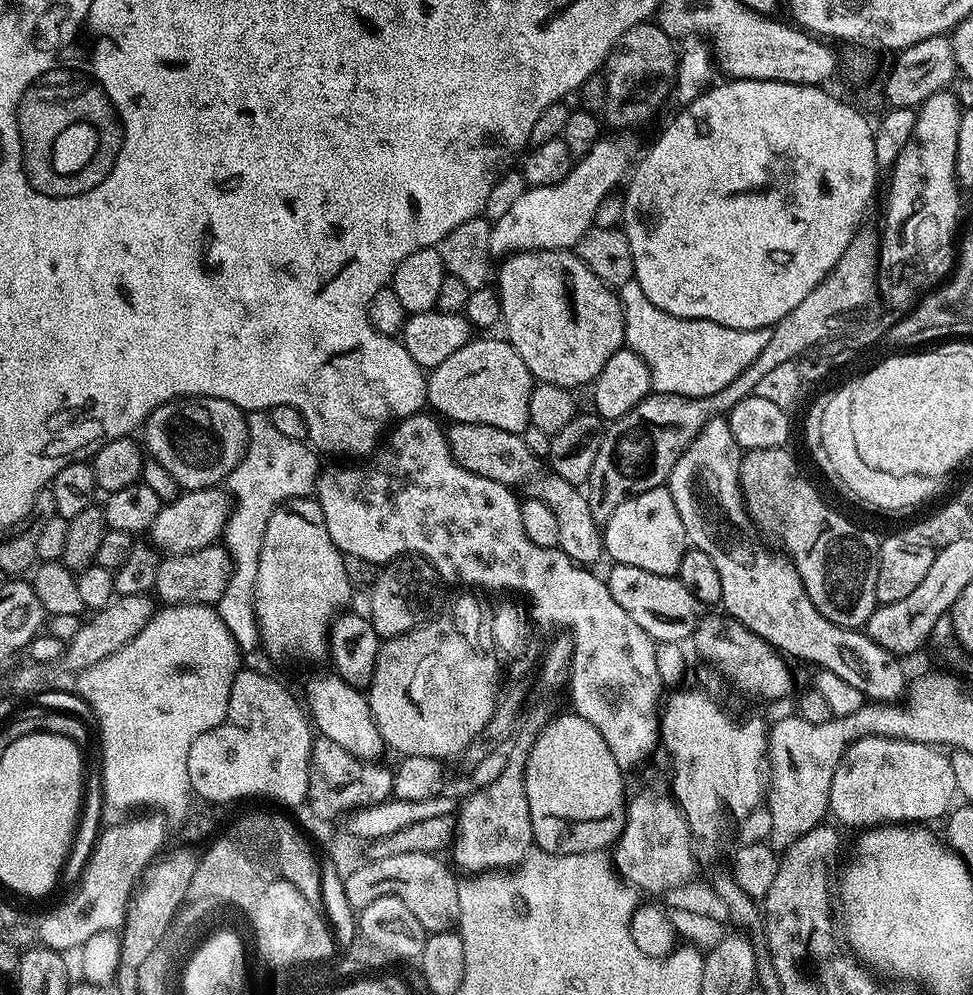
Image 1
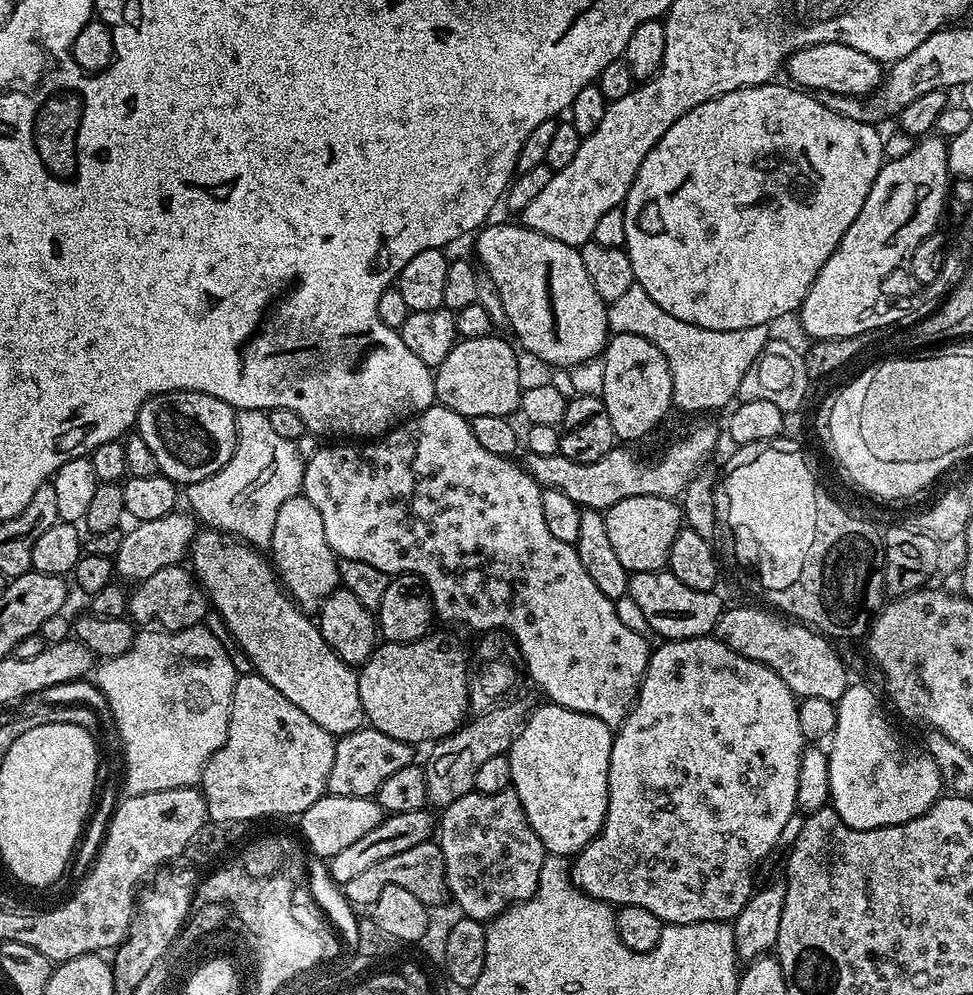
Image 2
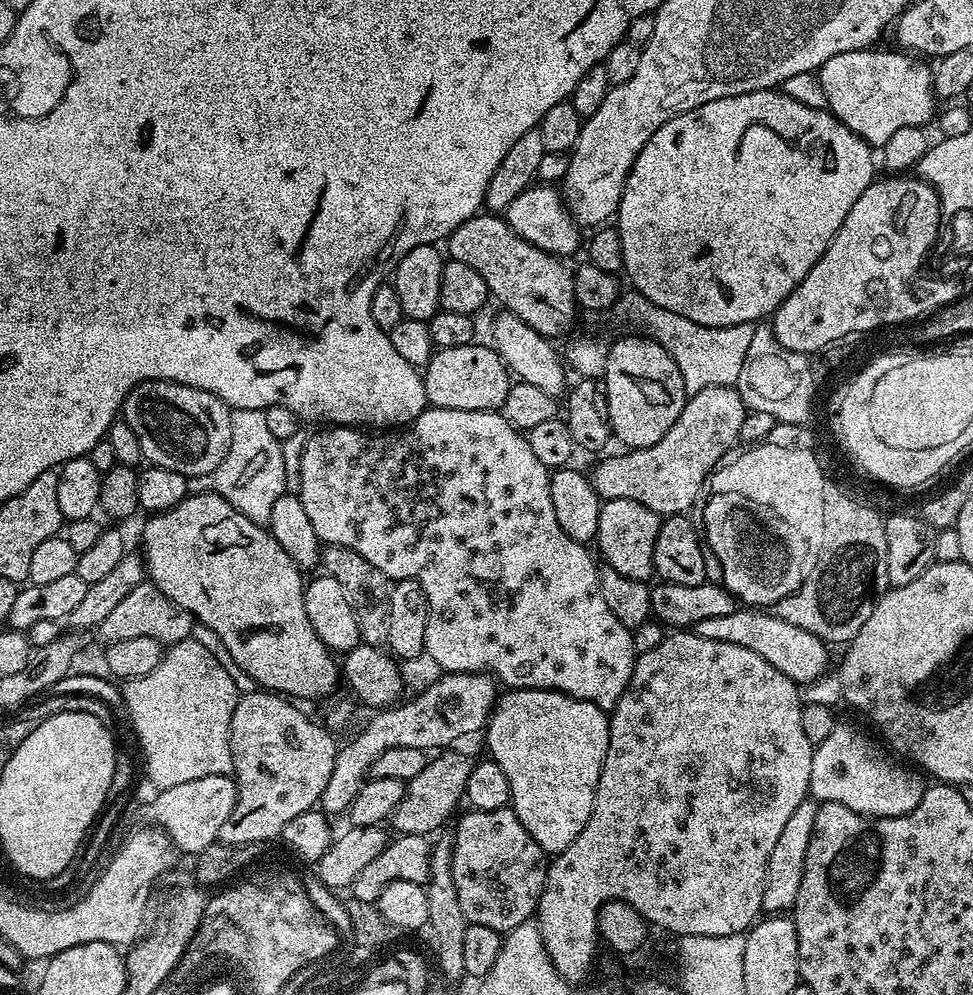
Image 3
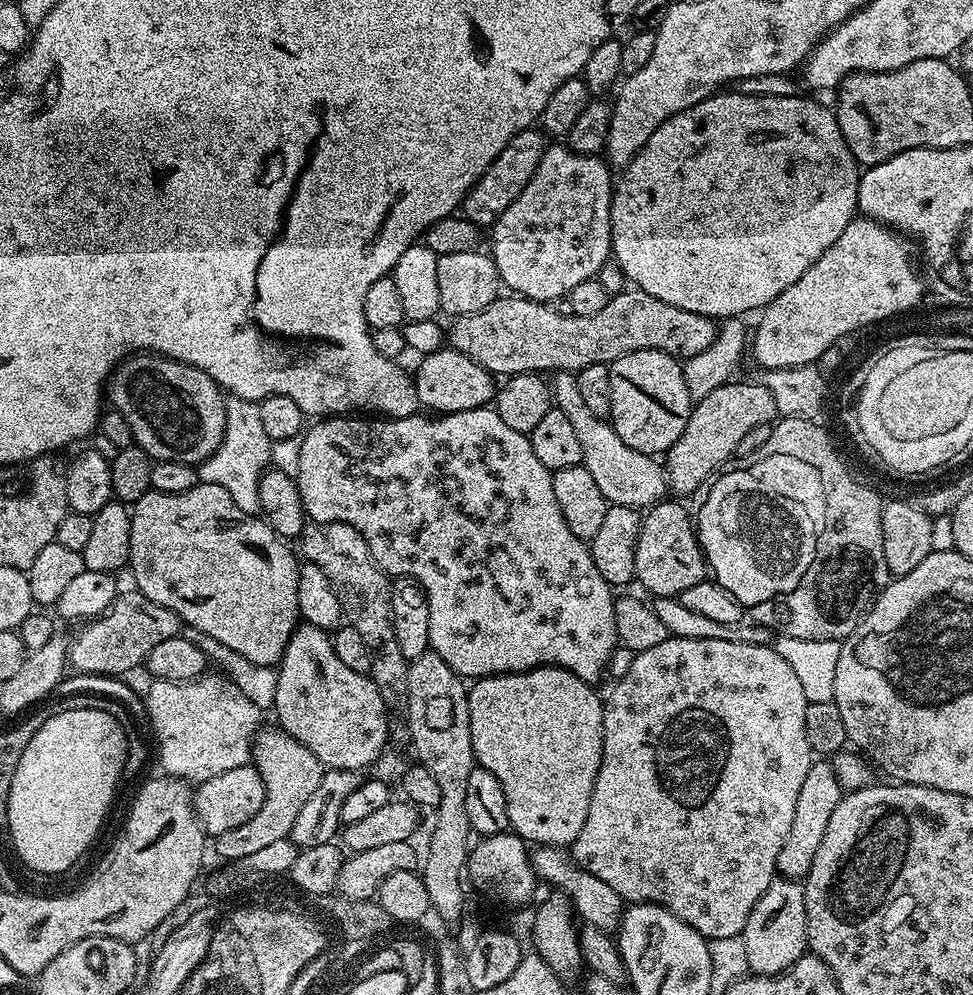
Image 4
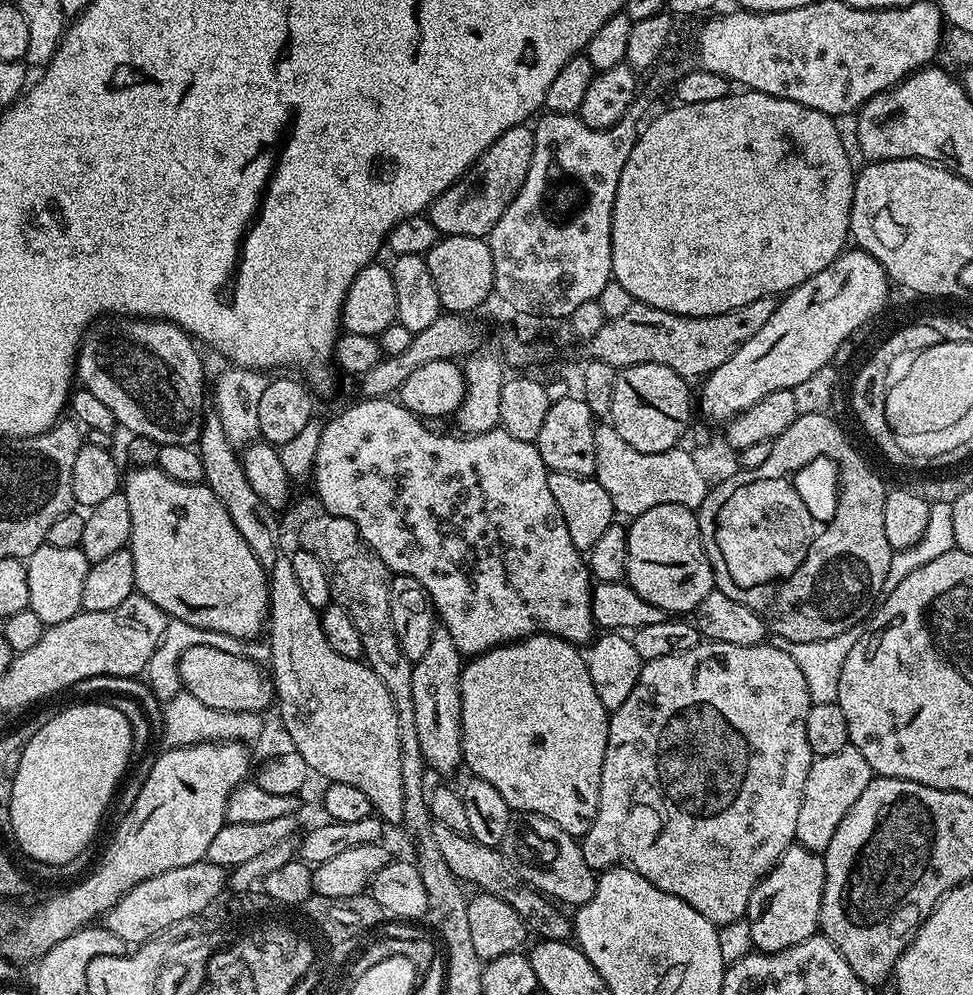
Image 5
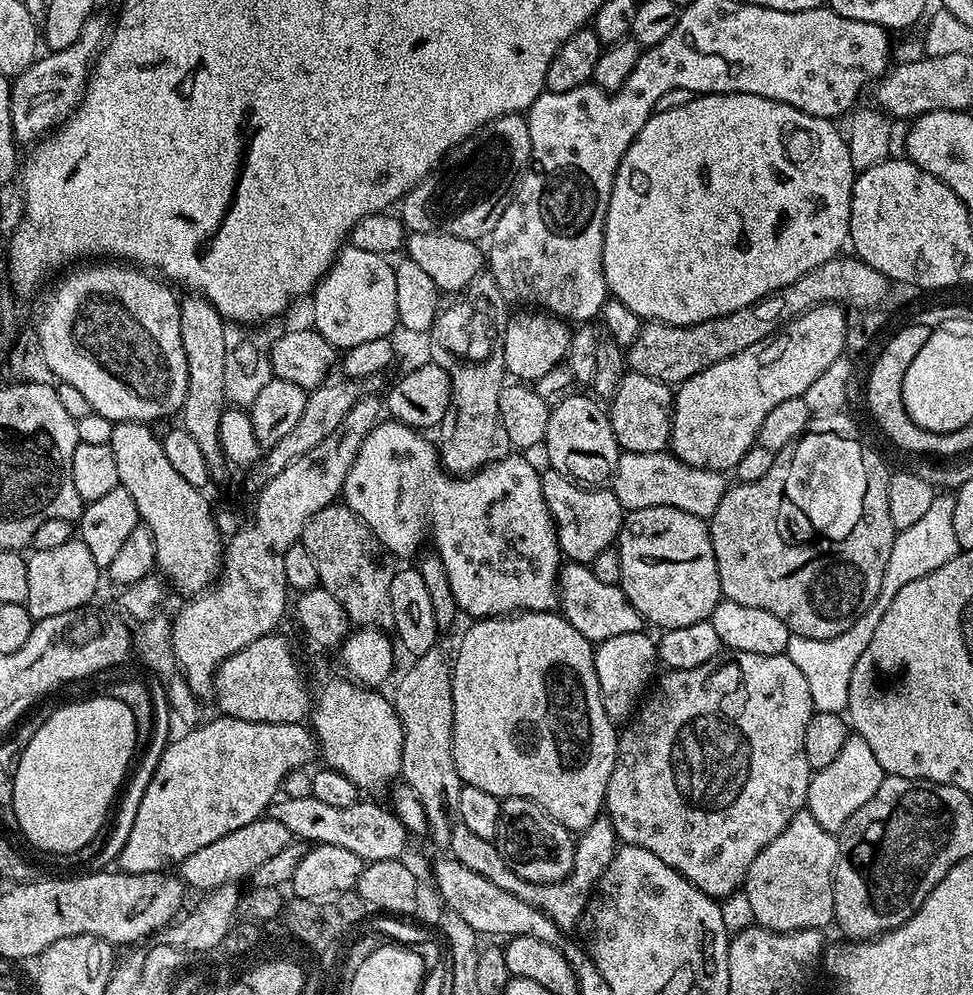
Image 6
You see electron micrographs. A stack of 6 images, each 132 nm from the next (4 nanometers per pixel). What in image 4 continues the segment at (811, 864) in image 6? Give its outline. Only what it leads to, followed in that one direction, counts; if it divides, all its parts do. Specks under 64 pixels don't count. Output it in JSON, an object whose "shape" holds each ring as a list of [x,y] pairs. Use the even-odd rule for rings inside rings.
{"shape":[[[777,878],[758,898],[742,933],[746,946],[746,962],[749,973],[758,976],[778,976],[798,958],[806,954],[808,931],[806,930],[806,898],[801,881]]]}

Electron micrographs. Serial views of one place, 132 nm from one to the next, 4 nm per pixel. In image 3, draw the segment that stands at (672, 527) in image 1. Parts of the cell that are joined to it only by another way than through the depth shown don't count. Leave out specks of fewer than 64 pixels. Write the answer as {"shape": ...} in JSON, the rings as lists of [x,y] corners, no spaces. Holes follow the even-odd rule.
{"shape":[[[626,498],[603,501],[594,541],[595,547],[600,547],[600,552],[604,555],[603,563],[618,570],[618,574],[626,574],[626,578],[631,580],[651,581],[656,570],[654,542],[658,542],[661,519],[654,510],[646,510],[642,502],[630,502]]]}

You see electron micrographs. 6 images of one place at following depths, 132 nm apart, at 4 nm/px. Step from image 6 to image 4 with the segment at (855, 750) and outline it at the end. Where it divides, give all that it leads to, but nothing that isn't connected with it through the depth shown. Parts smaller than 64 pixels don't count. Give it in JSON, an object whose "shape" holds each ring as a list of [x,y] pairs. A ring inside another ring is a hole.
{"shape":[[[817,759],[802,782],[798,806],[794,809],[794,823],[786,833],[782,850],[778,850],[776,870],[781,877],[803,881],[808,875],[810,866],[814,866],[814,854],[818,854],[818,845],[822,843],[822,834],[826,834],[826,826],[830,823],[830,814],[834,814],[834,806],[838,806],[841,795],[842,787],[833,765],[827,759]]]}

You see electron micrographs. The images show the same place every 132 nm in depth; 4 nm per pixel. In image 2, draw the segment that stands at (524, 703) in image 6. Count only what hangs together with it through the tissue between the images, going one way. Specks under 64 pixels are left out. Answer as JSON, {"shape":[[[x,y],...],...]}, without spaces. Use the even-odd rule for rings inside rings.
{"shape":[[[544,702],[541,708],[533,707],[520,727],[520,732],[506,753],[512,779],[510,788],[521,800],[526,818],[534,834],[541,839],[545,853],[575,857],[602,830],[608,809],[608,771],[613,735],[613,729],[608,728],[606,722],[551,702]]]}

